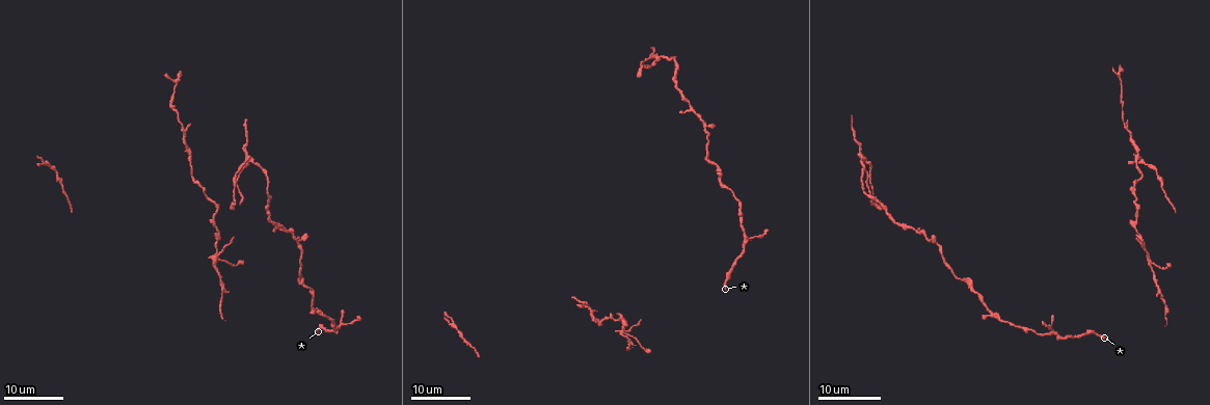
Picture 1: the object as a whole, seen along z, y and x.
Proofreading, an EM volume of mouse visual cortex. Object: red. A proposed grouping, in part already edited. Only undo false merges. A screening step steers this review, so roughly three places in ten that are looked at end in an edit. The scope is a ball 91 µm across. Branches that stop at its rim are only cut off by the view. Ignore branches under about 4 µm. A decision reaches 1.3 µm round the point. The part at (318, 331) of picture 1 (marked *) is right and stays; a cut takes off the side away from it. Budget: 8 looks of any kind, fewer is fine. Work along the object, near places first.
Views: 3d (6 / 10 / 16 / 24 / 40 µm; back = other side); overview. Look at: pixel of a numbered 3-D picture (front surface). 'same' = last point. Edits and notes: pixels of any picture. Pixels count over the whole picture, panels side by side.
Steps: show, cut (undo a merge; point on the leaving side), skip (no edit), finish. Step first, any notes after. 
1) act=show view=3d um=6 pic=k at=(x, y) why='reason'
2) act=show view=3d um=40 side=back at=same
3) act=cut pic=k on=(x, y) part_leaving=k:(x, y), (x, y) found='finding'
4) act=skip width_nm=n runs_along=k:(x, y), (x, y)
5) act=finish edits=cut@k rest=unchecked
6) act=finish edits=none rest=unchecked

act=show view=3d um=24 pic=1 at=(860, 180) why='calibre changes'

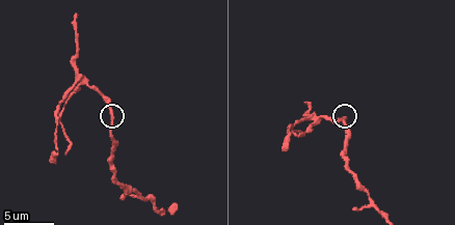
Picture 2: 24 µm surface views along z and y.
act=show view=3d um=10 pic=2 at=(109, 115)

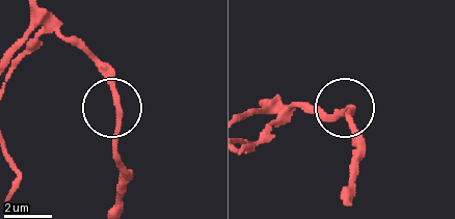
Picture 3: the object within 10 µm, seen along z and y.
act=skip width_nm=240 runs_along=3:(121, 207), (115, 82), (94, 54) found='all the same neuron'

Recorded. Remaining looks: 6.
act=show view=3d um=6 pic=2 at=(311, 117) why='four-way junction'

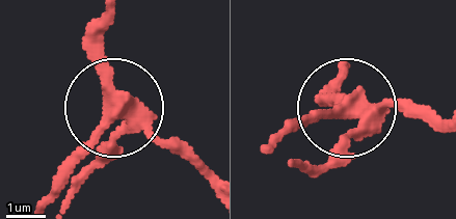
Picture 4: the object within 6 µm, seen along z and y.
act=show view=3d um=6 side=back pic=4 at=(341, 112) why='from behind'

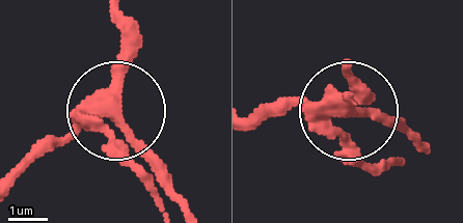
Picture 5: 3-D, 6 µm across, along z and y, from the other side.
act=cut pic=5 on=(121, 140) width_nm=360 part_leaving=5:(92, 127), (156, 202) found='two neurons meet here'

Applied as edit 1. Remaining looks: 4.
act=show view=3d um=16 pic=1 at=(592, 309) why='thick turns thin'

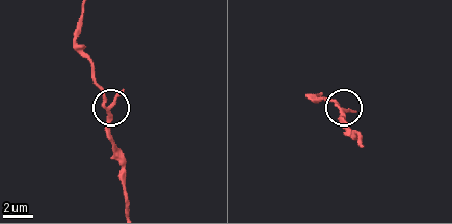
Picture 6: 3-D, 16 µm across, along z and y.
act=show view=3d um=10 pic=6 at=(109, 111)

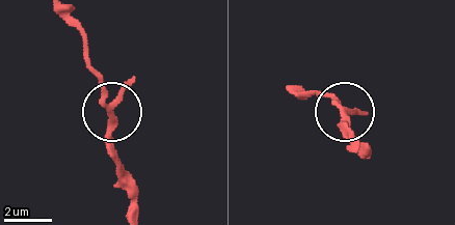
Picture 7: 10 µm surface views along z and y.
act=skip width_nm=240 found='all the same neuron'

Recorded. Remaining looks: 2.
act=show view=3d um=16 pic=1 at=(624, 332)

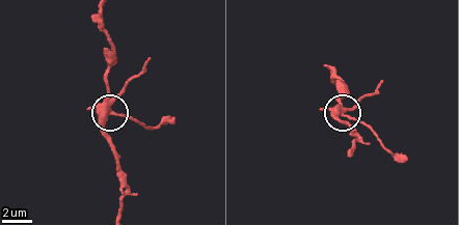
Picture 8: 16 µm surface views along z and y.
act=show view=3d um=10 pic=8 at=(345, 114)

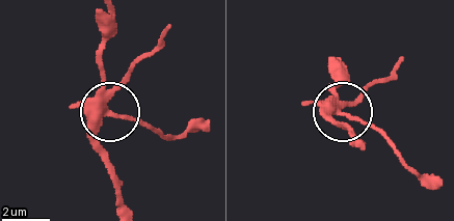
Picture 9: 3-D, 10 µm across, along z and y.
act=cut pic=9 on=(126, 75) part_leaving=9:(102, 97), (169, 27) found='a second neuron is stuck on'

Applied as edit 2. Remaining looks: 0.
act=finish edits=cut@5,cut@9 rest=unchecked

